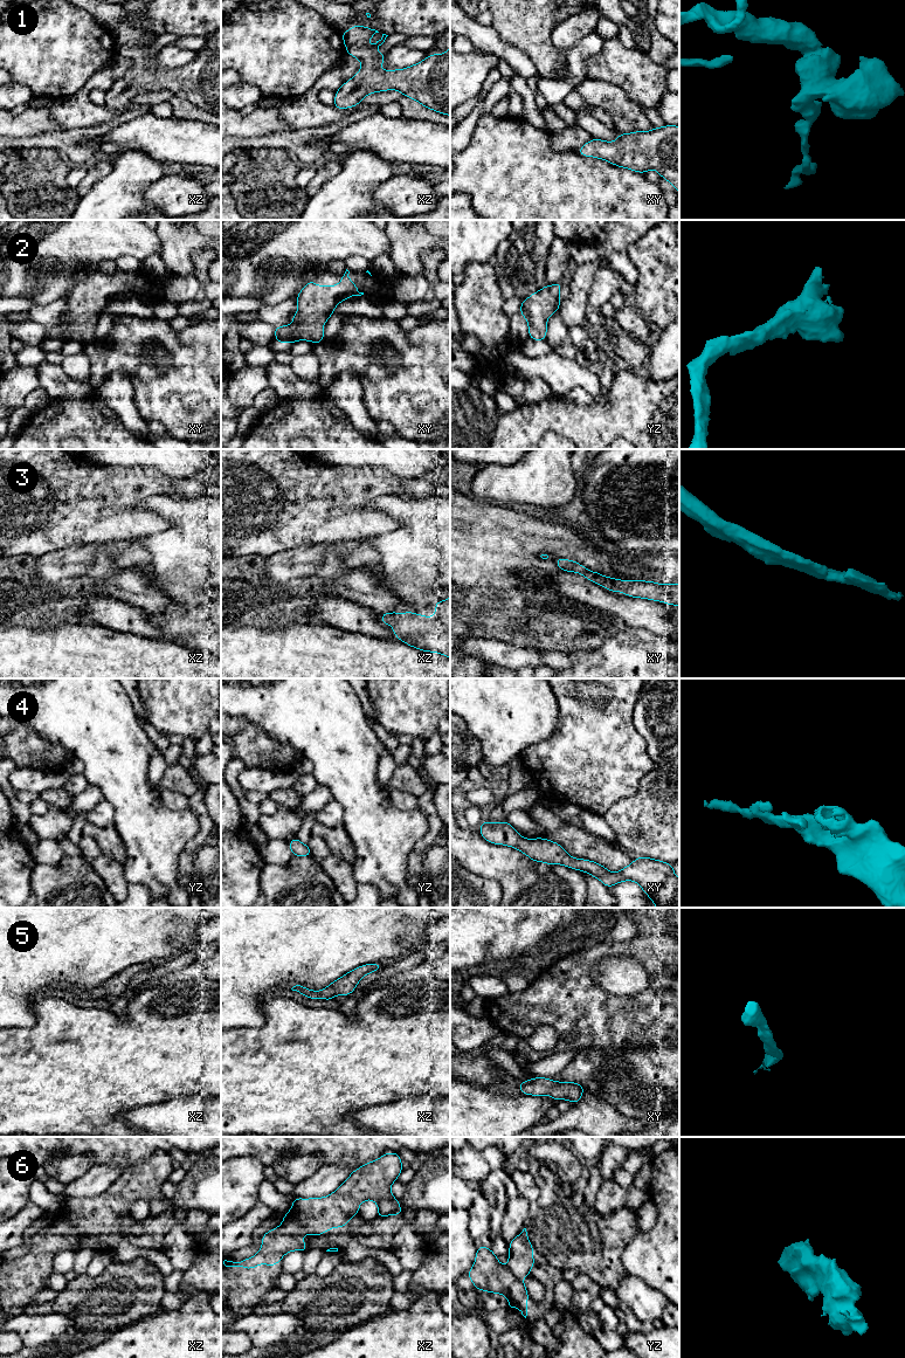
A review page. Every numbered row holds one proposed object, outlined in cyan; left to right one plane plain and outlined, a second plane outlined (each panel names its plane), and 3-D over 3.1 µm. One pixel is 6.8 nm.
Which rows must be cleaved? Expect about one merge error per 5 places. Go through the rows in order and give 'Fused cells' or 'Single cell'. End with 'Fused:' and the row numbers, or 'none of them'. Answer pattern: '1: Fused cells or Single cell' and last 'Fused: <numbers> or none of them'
1: Single cell
2: Single cell
3: Single cell
4: Single cell
5: Single cell
6: Fused cells
Fused: 6

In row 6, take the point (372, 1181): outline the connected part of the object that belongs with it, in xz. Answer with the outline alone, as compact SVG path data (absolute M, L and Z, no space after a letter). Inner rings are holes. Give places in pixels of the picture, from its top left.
M388 1152L353 1171L333 1193L324 1198L295 1198L291 1209L283 1216L281 1226L262 1236L260 1252L240 1262L223 1261L229 1268L255 1268L262 1263L277 1264L292 1250L308 1250L303 1242L304 1233L322 1235L333 1227L340 1228L359 1213L365 1200L394 1200L396 1212L402 1215L401 1205L393 1197L391 1186L402 1172L402 1159L398 1153Z

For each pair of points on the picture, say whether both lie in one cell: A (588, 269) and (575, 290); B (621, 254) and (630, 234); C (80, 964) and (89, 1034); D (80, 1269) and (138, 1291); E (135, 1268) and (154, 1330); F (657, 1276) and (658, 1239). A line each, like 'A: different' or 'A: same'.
A: same
B: same
C: different
D: different
E: different
F: same

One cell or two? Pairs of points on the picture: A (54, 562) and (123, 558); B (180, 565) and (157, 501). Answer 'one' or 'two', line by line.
A: one
B: one

